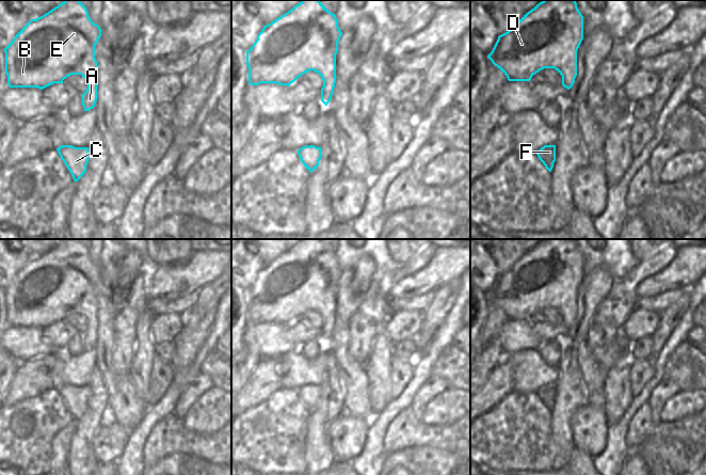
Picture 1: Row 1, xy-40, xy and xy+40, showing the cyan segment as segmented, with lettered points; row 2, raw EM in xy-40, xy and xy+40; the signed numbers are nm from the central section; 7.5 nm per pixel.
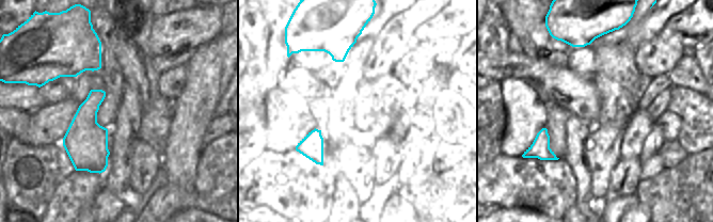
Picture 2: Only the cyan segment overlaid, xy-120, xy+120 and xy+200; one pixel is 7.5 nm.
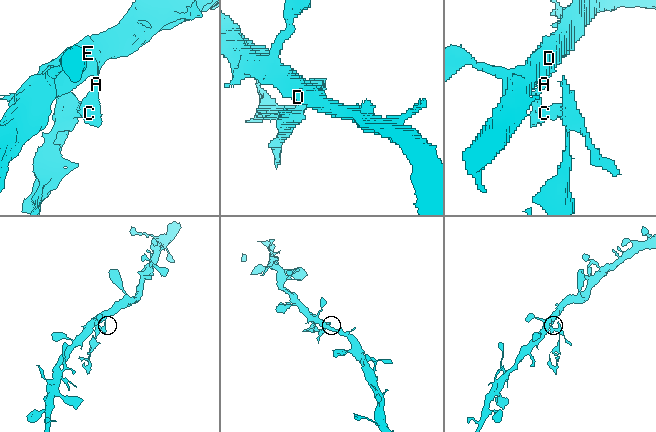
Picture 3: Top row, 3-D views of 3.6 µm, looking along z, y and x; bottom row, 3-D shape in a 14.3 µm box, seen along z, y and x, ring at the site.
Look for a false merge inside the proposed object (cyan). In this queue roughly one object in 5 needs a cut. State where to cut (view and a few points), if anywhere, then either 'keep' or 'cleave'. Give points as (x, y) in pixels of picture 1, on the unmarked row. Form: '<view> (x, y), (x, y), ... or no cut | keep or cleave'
xy (309, 384), (316, 385) | cleave

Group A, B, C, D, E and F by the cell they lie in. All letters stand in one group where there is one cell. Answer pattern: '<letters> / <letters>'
A B C D E / F

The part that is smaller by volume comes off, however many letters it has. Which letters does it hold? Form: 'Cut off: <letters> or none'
Cut off: F.

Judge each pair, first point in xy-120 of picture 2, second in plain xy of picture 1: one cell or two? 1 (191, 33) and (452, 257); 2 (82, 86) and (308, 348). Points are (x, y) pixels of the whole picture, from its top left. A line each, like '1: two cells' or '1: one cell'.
1: one cell
2: one cell

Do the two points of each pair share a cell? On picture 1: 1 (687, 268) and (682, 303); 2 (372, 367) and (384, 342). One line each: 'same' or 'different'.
1: different
2: same

